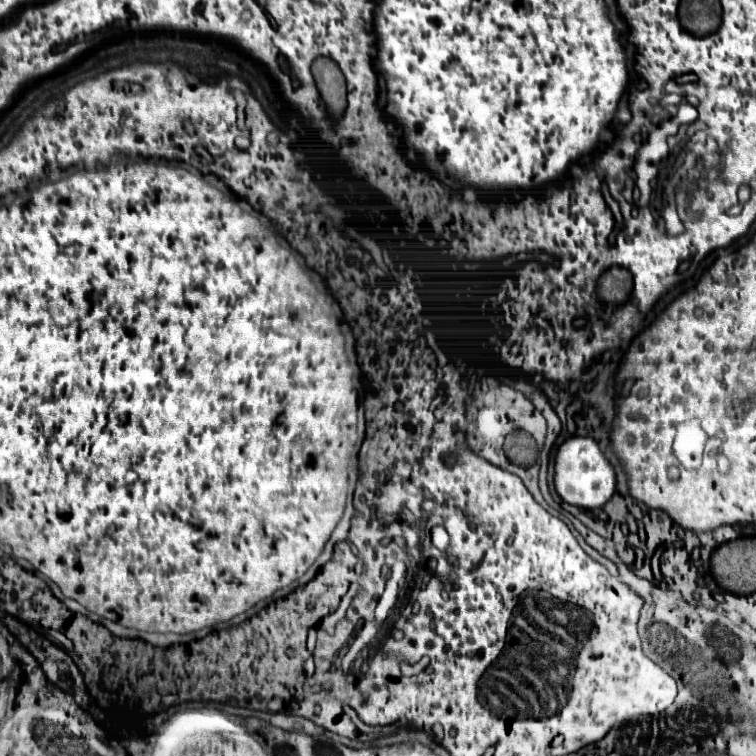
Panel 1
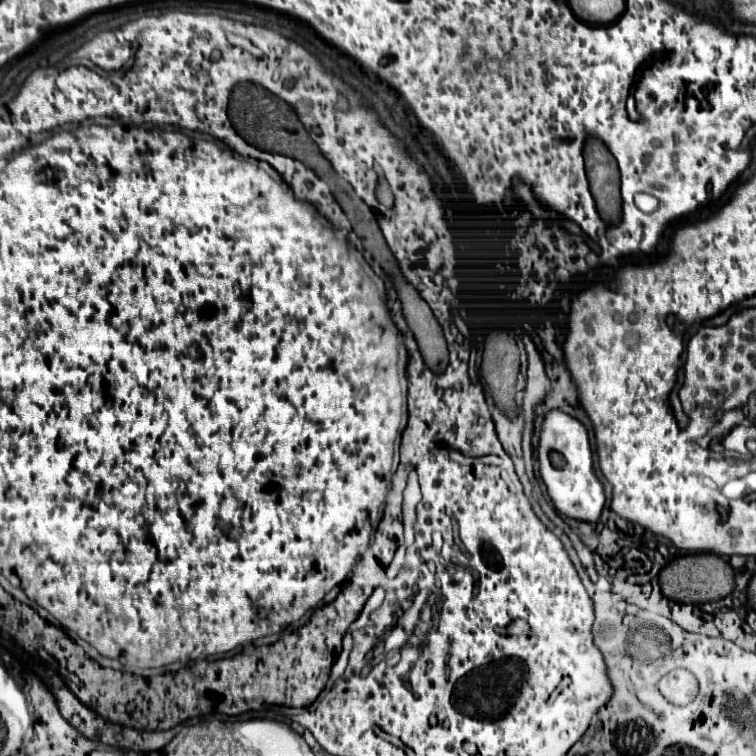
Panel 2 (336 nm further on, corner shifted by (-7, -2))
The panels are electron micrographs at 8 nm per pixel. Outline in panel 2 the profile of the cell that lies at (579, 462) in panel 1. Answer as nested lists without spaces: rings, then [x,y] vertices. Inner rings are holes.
[[[551,409],[541,425],[537,459],[539,459],[539,475],[547,485],[547,493],[555,509],[569,519],[595,523],[603,511],[605,493],[603,485],[599,483],[593,471],[593,453],[585,425],[559,409]]]

